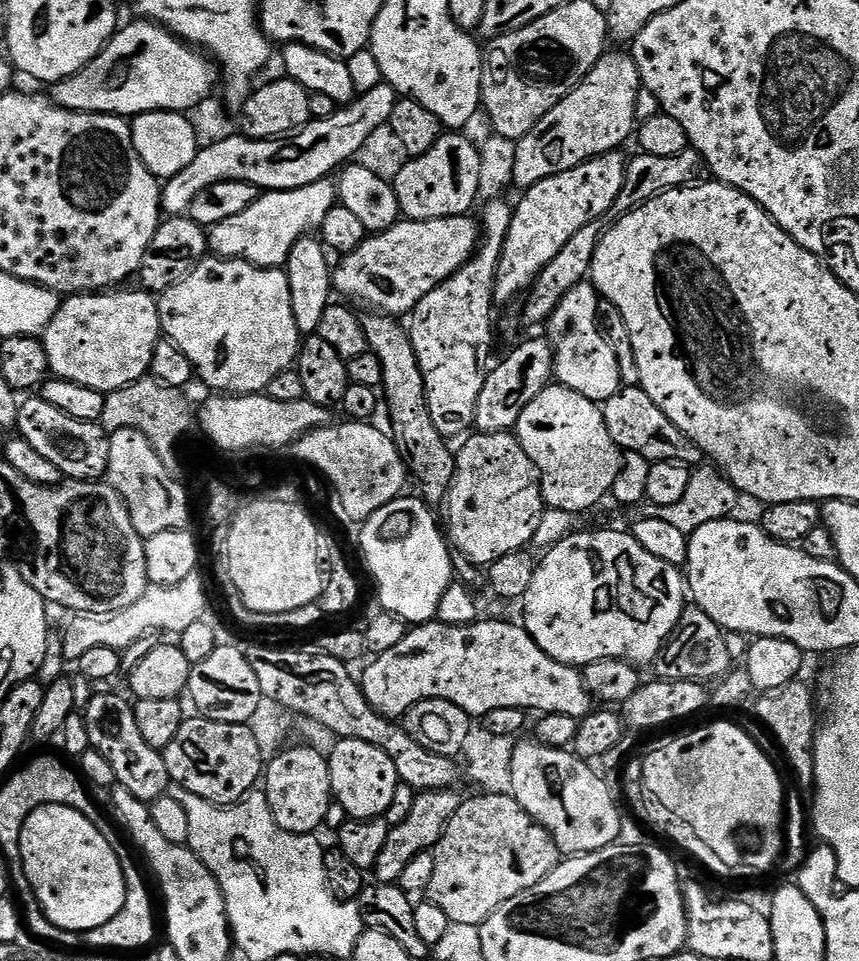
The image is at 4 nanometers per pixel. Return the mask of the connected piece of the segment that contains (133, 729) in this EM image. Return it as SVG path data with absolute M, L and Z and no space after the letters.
M104 692L96 696L84 708L84 732L88 735L87 743L114 766L116 784L126 786L134 798L146 805L152 805L155 800L167 796L170 787L164 753L159 748L151 748L143 740L138 730L138 722L134 718L131 699L123 700L112 692Z

